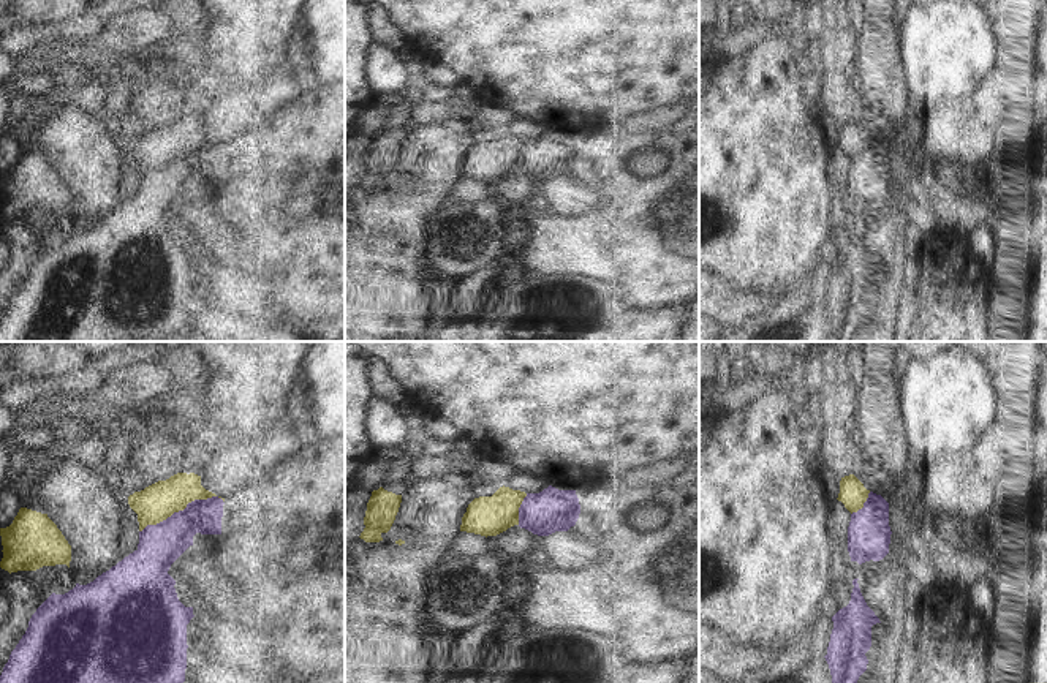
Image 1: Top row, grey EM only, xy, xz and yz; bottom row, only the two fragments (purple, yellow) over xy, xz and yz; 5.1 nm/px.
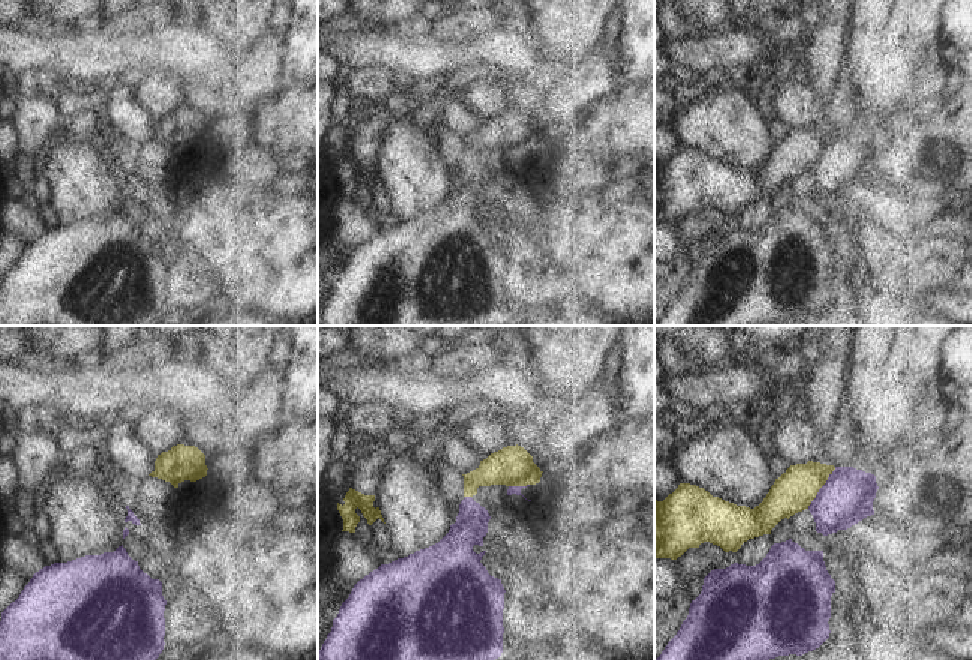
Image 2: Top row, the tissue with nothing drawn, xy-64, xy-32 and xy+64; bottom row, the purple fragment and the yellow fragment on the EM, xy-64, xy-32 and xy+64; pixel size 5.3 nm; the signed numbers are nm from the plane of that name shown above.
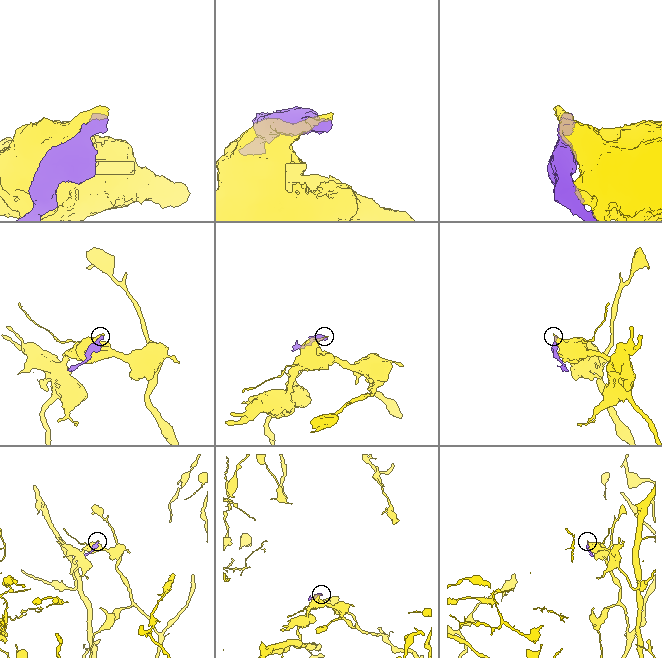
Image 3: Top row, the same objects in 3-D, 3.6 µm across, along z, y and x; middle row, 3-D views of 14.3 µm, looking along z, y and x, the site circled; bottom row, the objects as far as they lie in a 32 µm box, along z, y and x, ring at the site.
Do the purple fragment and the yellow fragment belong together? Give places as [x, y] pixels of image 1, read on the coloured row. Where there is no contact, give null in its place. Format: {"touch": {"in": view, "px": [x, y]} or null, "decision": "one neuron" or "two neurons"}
{"touch": {"in": "xy", "px": [181, 511]}, "decision": "two neurons"}

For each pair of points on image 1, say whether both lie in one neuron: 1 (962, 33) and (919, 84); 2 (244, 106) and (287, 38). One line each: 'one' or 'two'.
1: one
2: one

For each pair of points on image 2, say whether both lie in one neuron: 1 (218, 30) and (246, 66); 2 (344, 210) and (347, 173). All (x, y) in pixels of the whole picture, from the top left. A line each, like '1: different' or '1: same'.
1: same
2: different

